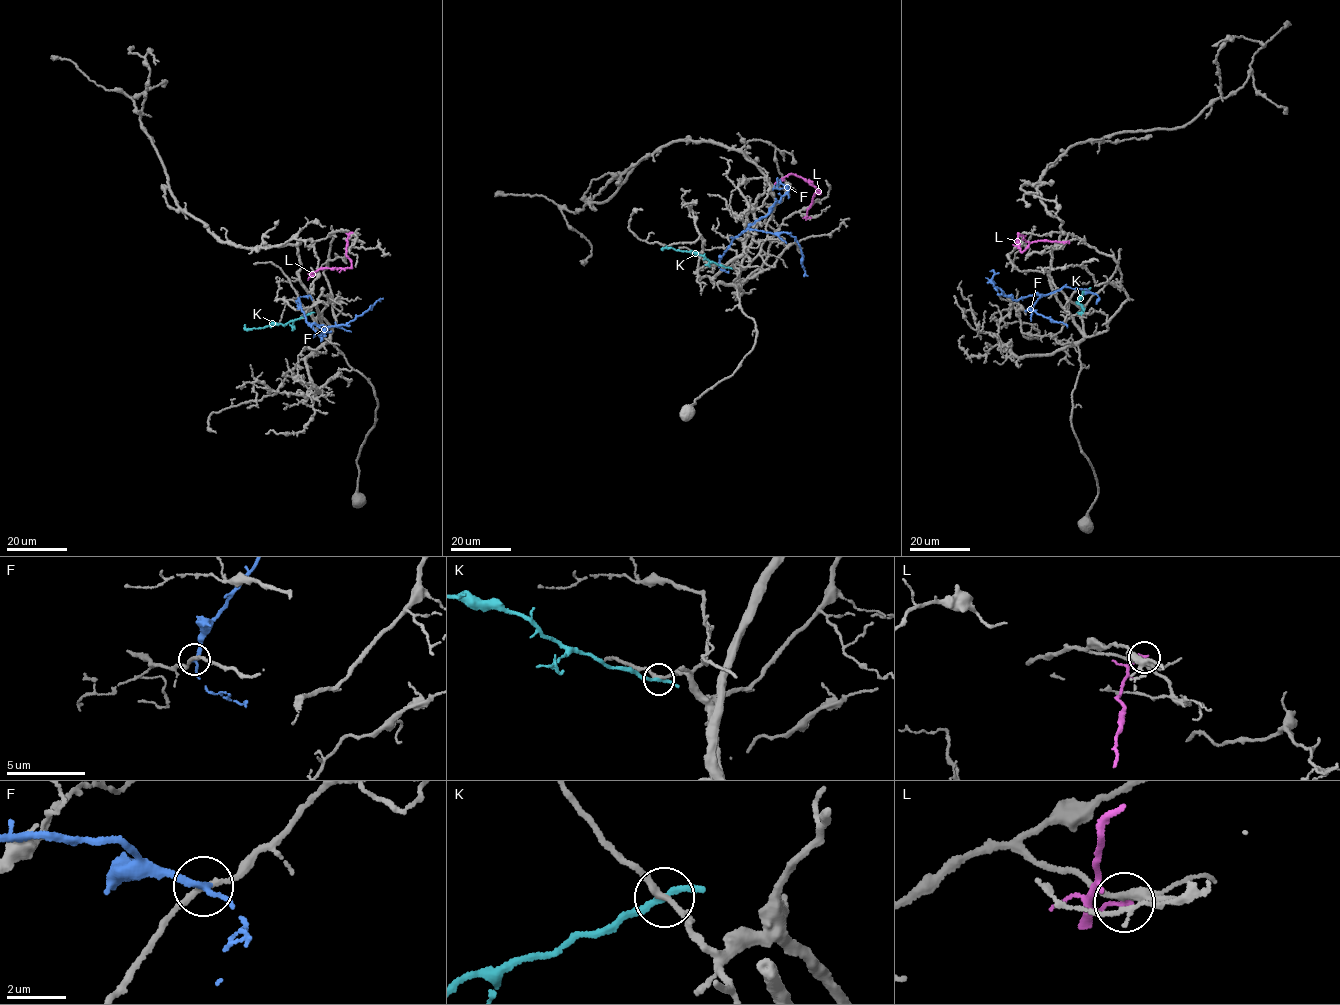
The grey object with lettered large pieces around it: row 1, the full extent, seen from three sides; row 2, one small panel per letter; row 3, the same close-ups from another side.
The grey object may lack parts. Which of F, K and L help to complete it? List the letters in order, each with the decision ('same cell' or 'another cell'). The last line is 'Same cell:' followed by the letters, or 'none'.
F: another cell
K: another cell
L: another cell
Same cell: none

